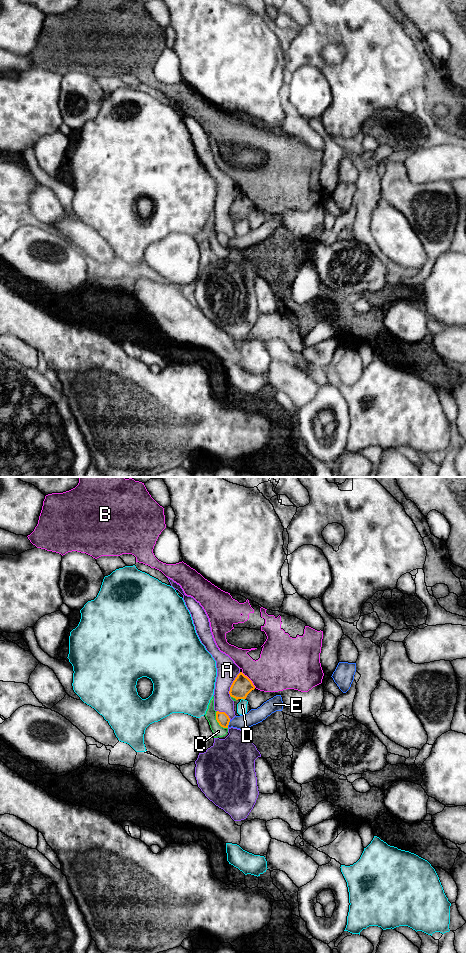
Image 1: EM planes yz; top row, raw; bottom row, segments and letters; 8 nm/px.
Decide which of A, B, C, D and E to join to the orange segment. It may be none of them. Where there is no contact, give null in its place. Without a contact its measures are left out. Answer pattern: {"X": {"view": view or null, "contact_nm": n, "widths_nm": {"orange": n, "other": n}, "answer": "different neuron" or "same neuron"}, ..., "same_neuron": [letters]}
{"A": {"view": "yz", "contact_nm": 220, "widths_nm": {"orange": 160, "other": 170}, "answer": "different neuron"}, "B": {"view": "yz", "contact_nm": 170, "widths_nm": {"orange": 160, "other": 360}, "answer": "different neuron"}, "C": {"view": "yz", "contact_nm": 170, "widths_nm": {"orange": 100, "other": 90}, "answer": "different neuron"}, "D": {"view": "yz", "contact_nm": 30, "widths_nm": {"orange": 160, "other": 80}, "answer": "different neuron"}, "E": {"view": "yz", "contact_nm": 70, "widths_nm": {"orange": 100, "other": 120}, "answer": "different neuron"}, "same_neuron": []}

